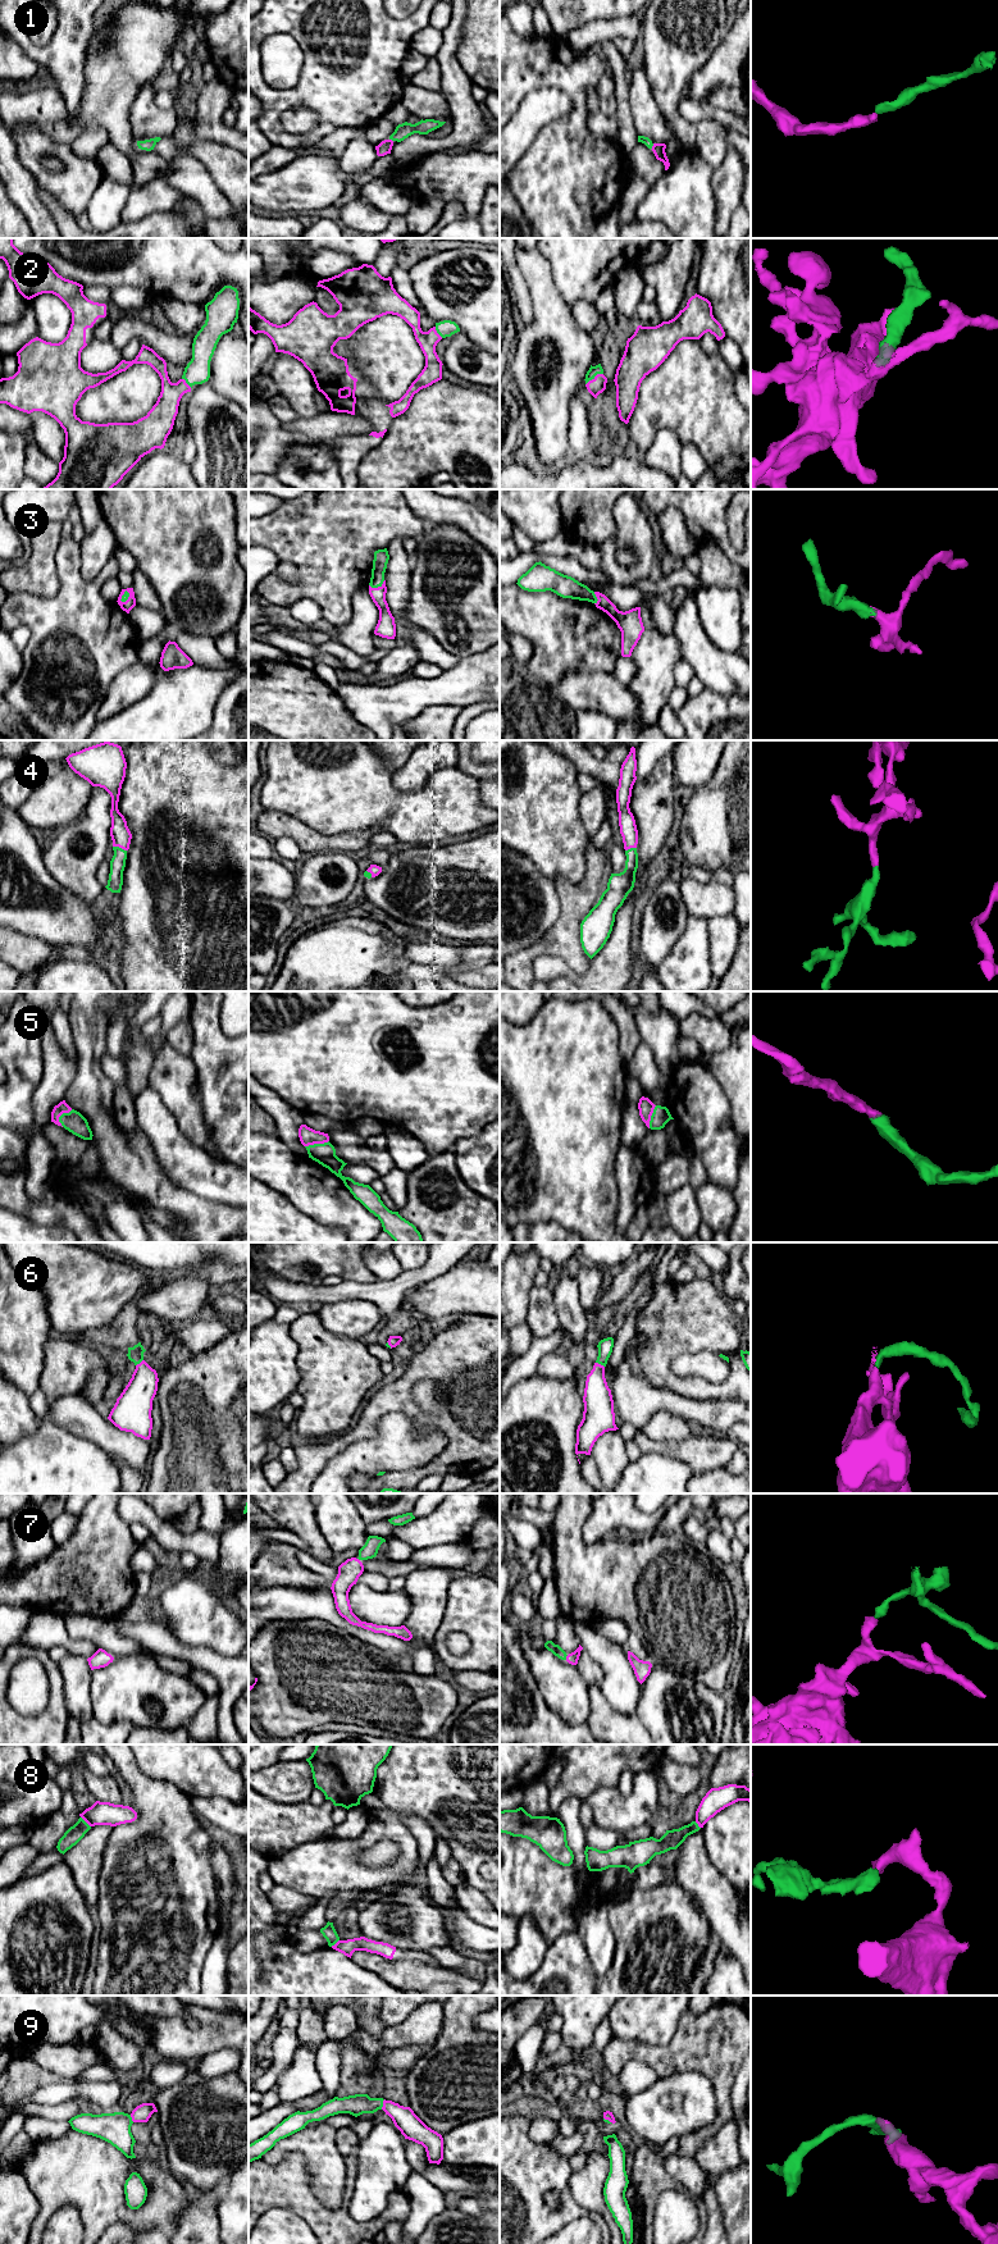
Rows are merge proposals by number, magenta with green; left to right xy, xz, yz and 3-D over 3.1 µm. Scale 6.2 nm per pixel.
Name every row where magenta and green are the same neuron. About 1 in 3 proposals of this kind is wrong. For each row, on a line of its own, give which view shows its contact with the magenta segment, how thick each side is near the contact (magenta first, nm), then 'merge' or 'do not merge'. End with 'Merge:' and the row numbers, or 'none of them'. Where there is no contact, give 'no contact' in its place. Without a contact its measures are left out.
1: yz | 80/50 nm | merge
2: yz | 100/60 nm | merge
3: xz | 120/100 nm | merge
4: xy | 130/100 nm | merge
5: xz | 110/140 nm | merge
6: yz | 190/100 nm | merge
7: yz | 70/70 nm | merge
8: xy | 140/100 nm | do not merge
9: xz | 150/130 nm | merge
Merge: 1, 2, 3, 4, 5, 6, 7, 9

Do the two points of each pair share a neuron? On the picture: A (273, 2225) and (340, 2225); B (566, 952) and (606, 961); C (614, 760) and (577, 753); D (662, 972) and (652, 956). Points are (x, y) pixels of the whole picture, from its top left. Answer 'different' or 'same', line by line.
A: different
B: different
C: same
D: different

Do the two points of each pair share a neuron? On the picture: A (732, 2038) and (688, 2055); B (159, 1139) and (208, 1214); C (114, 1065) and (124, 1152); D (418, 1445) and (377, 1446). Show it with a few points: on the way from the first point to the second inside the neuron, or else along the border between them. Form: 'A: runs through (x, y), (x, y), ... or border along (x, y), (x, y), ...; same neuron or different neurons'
A: runs through (721, 2042), (698, 2046); same neuron
B: border along (169, 1178), (203, 1198), (224, 1203); different neurons
C: border along (114, 1099), (115, 1122), (123, 1130), (136, 1130); different neurons
D: runs through (408, 1445), (387, 1446); same neuron

